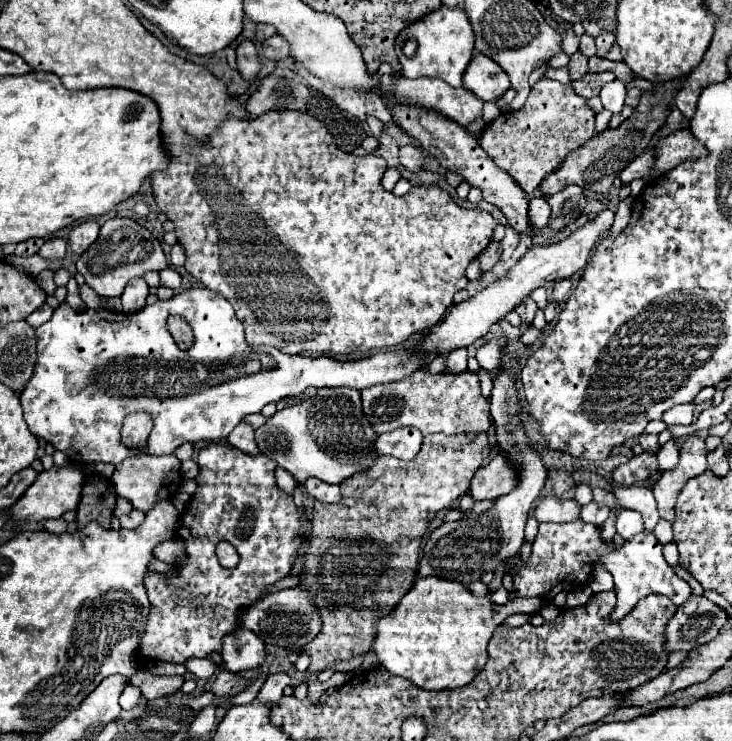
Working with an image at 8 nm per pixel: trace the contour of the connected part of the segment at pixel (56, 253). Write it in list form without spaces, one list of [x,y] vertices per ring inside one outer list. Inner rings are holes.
[[[49,238],[41,248],[39,248],[39,256],[41,258],[47,258],[47,260],[63,260],[65,258],[65,250],[67,250],[67,244],[65,240],[61,238]]]

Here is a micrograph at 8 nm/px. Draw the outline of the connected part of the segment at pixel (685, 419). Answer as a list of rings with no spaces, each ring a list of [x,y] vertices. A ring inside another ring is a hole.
[[[679,404],[669,408],[662,416],[667,425],[690,425],[693,422],[693,404]]]

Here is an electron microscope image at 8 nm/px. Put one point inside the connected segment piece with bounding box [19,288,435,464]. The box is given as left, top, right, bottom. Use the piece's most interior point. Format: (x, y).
(202, 393)

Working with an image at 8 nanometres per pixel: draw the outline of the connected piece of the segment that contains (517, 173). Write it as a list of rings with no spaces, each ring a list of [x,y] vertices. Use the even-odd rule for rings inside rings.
[[[541,78],[531,88],[525,106],[517,112],[503,112],[479,136],[481,148],[491,160],[503,168],[527,194],[531,194],[549,172],[557,170],[565,156],[581,148],[595,136],[595,112],[587,106],[587,98],[575,94],[573,82],[563,84]]]

